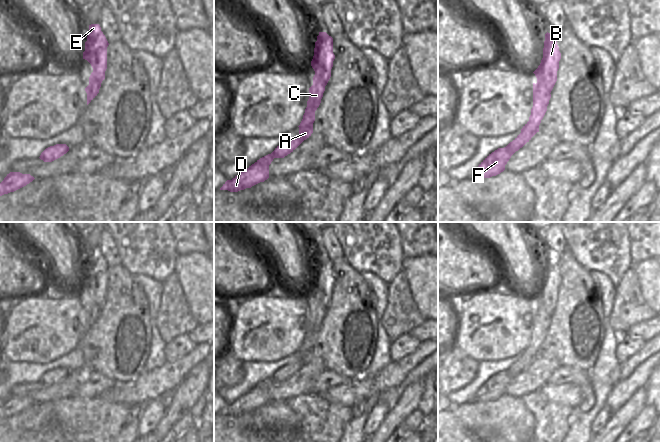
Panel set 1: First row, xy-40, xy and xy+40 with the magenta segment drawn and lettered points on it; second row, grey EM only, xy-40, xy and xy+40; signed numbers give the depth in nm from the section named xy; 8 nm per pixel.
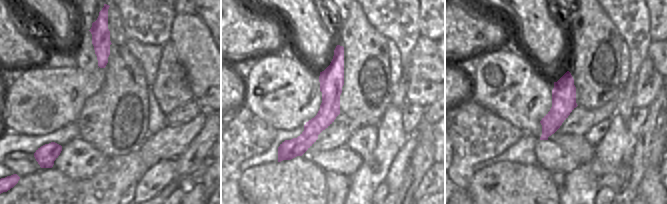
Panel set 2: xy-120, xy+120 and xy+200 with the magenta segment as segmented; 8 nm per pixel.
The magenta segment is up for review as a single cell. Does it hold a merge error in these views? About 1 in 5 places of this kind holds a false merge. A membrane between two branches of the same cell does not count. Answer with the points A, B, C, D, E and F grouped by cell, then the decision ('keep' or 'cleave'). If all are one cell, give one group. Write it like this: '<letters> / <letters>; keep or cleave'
A C / B D E F; cleave

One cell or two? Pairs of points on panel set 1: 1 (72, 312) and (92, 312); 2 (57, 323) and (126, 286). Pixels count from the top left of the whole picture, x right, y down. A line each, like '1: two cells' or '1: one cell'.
1: two cells
2: two cells

